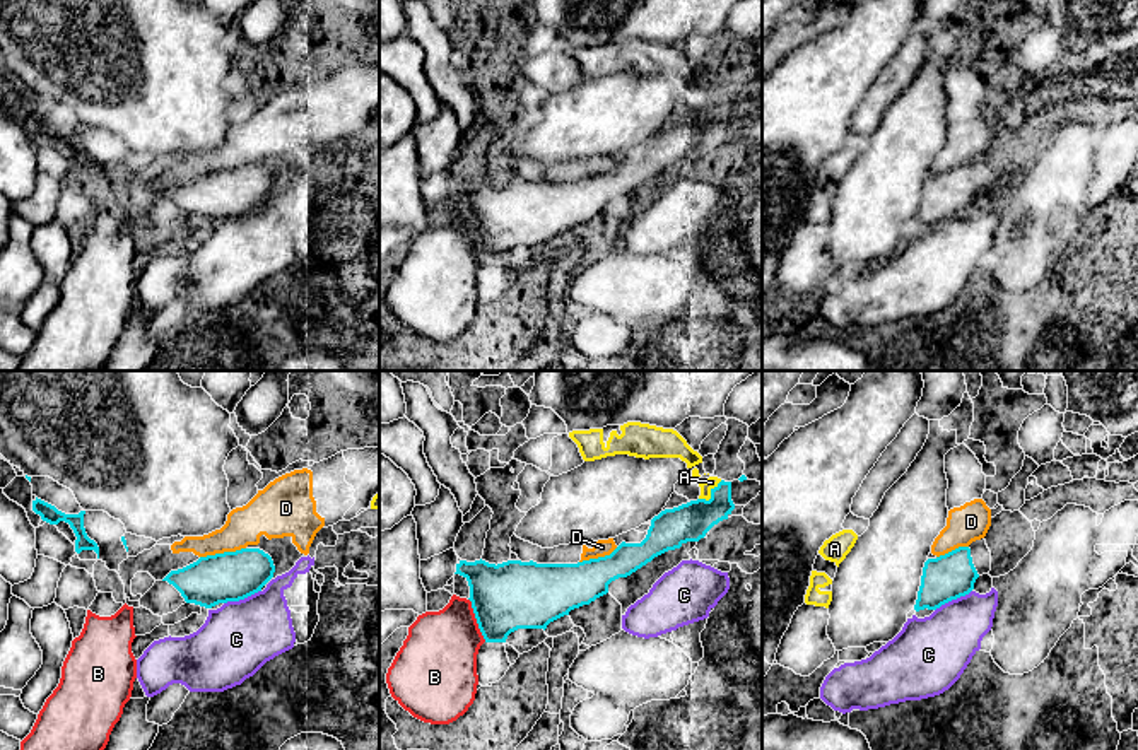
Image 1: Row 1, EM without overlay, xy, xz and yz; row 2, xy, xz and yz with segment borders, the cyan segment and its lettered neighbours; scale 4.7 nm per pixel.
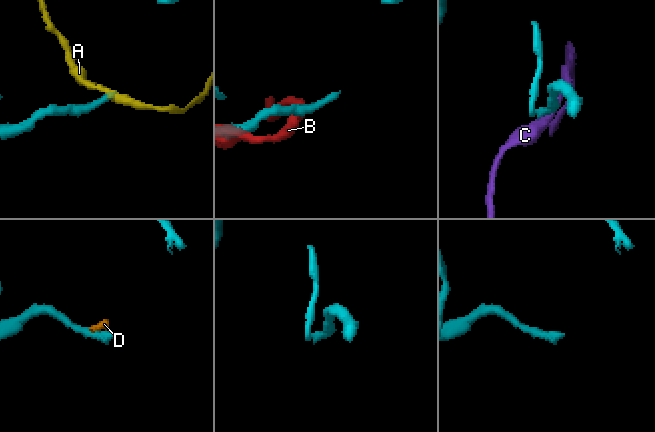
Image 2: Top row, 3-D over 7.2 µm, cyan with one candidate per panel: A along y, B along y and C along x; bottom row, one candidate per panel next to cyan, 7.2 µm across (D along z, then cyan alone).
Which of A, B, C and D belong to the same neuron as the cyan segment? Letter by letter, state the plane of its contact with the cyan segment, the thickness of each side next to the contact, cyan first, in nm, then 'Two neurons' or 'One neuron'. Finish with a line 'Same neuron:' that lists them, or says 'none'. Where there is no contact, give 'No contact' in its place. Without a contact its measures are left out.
A: Touches cyan in xz. Thickness 180 nm (cyan) against 60 nm. Two neurons
B: Touches cyan in xz. Thickness 320 nm (cyan) against 360 nm. Two neurons
C: Touches cyan in xy. Thickness 240 nm (cyan) against 340 nm. Two neurons
D: Touches cyan in xy. Thickness 240 nm (cyan) against 180 nm. Two neurons
Same neuron: none

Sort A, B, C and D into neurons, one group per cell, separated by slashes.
A / B C / D

